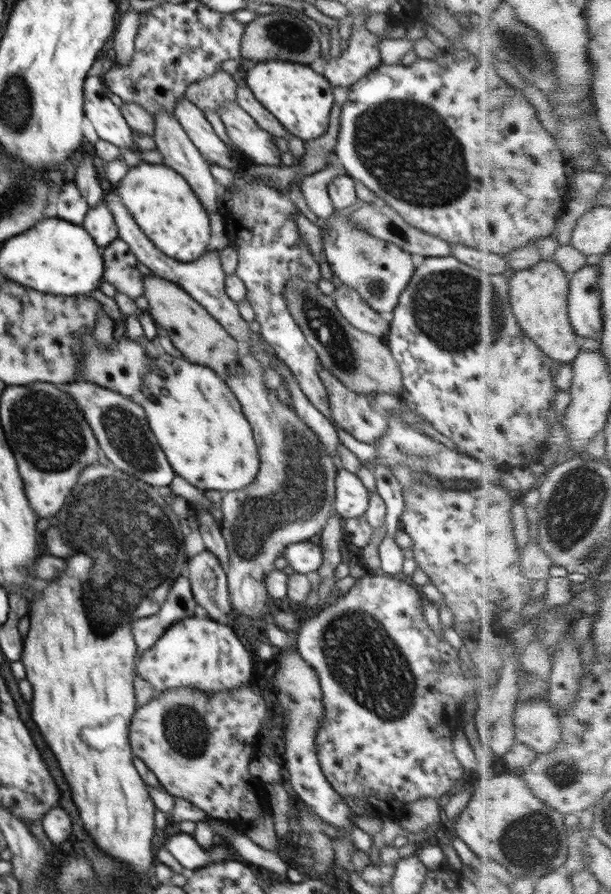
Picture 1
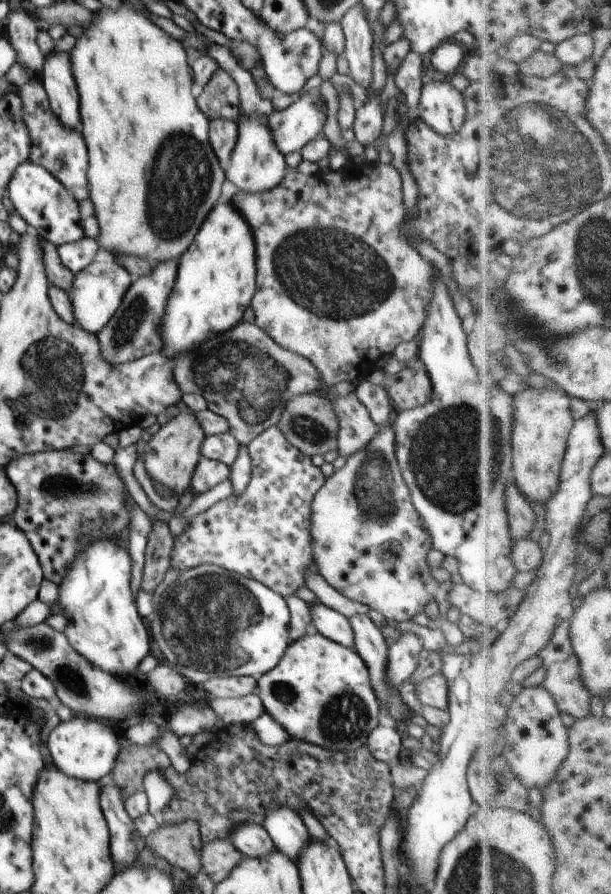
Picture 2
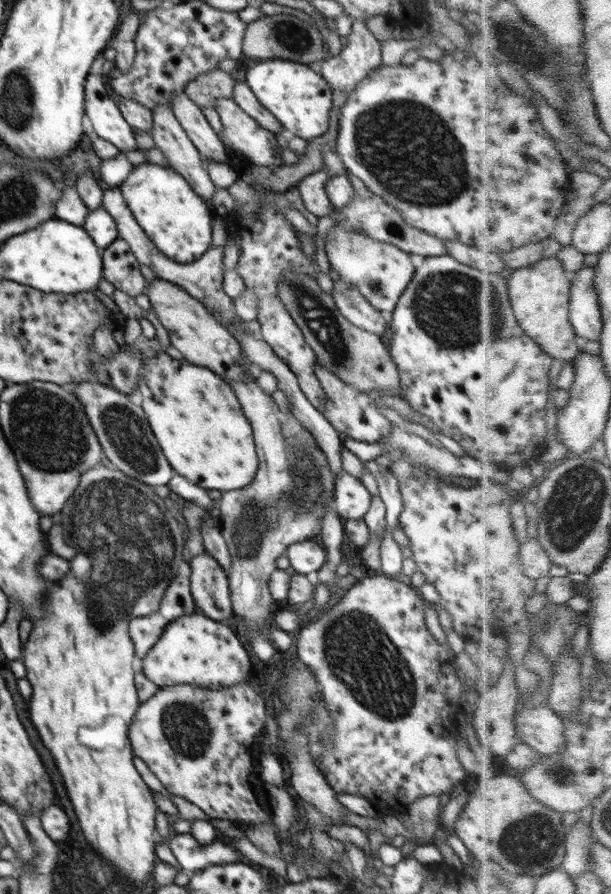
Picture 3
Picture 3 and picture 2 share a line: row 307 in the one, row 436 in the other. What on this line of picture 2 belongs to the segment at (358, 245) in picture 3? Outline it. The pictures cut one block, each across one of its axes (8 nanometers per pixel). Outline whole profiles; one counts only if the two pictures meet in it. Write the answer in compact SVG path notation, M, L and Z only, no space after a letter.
M389 423L380 427L378 434L370 440L370 444L362 450L358 450L356 454L353 454L350 458L346 458L346 464L340 470L333 472L332 476L326 478L324 486L316 492L311 504L311 535L312 535L312 556L314 556L314 566L319 572L320 576L326 579L326 582L335 588L340 594L346 598L353 600L354 602L365 604L371 610L380 612L387 621L404 622L410 620L419 614L424 612L426 604L431 600L435 600L439 604L444 613L450 612L452 607L450 600L448 600L448 594L450 594L449 587L444 584L440 584L431 574L431 568L427 564L427 555L432 550L431 536L426 527L423 526L421 516L416 512L416 508L410 500L410 491L406 484L402 474L400 474L400 465L396 458L396 434L394 434L393 424Z

